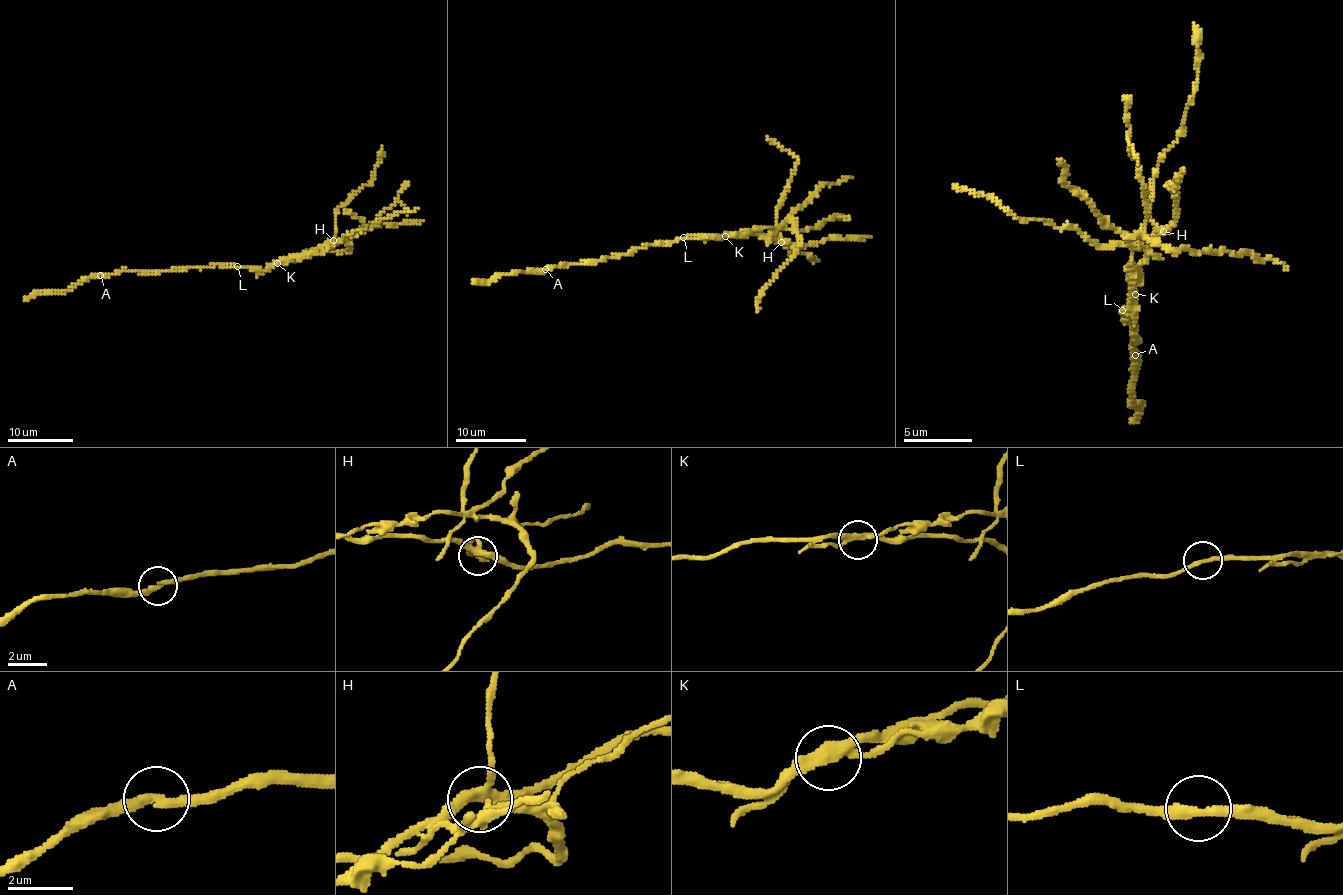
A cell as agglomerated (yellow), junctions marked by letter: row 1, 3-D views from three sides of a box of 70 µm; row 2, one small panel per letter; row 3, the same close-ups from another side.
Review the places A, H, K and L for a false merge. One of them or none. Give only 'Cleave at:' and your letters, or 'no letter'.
Cleave at: K

